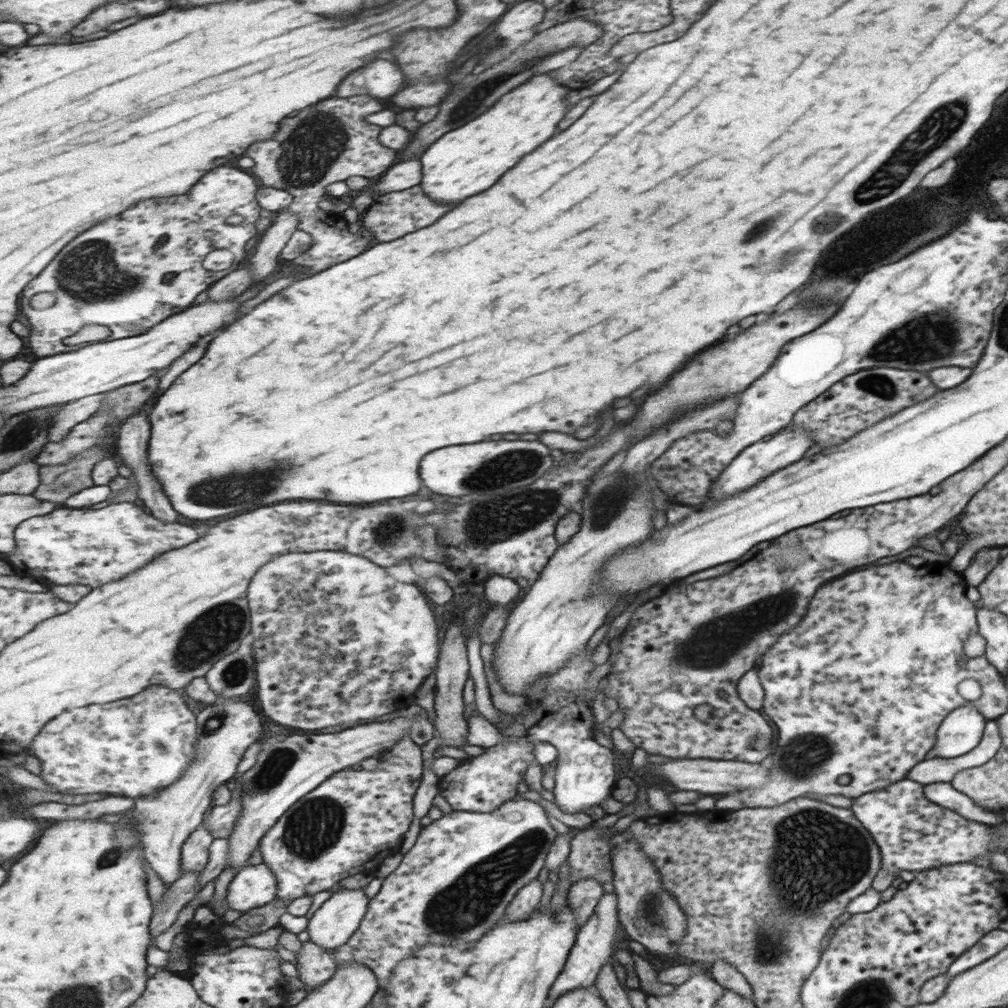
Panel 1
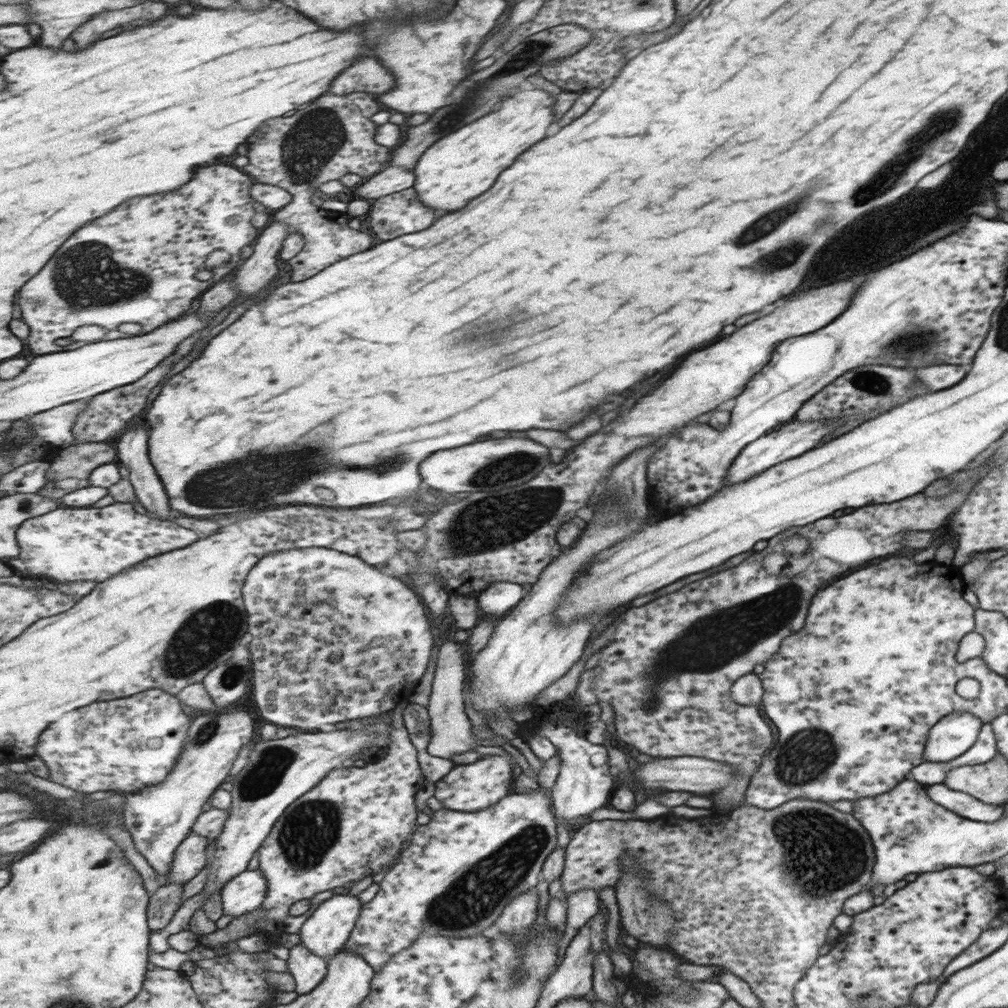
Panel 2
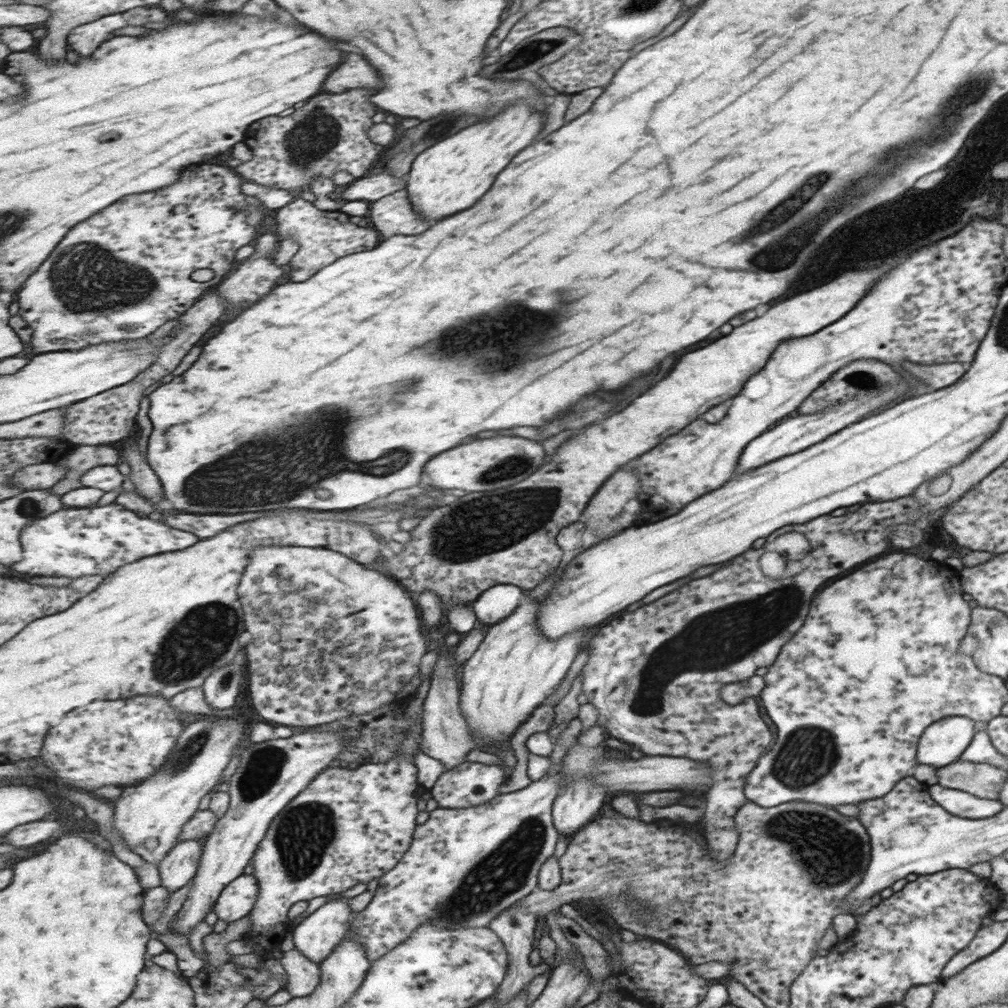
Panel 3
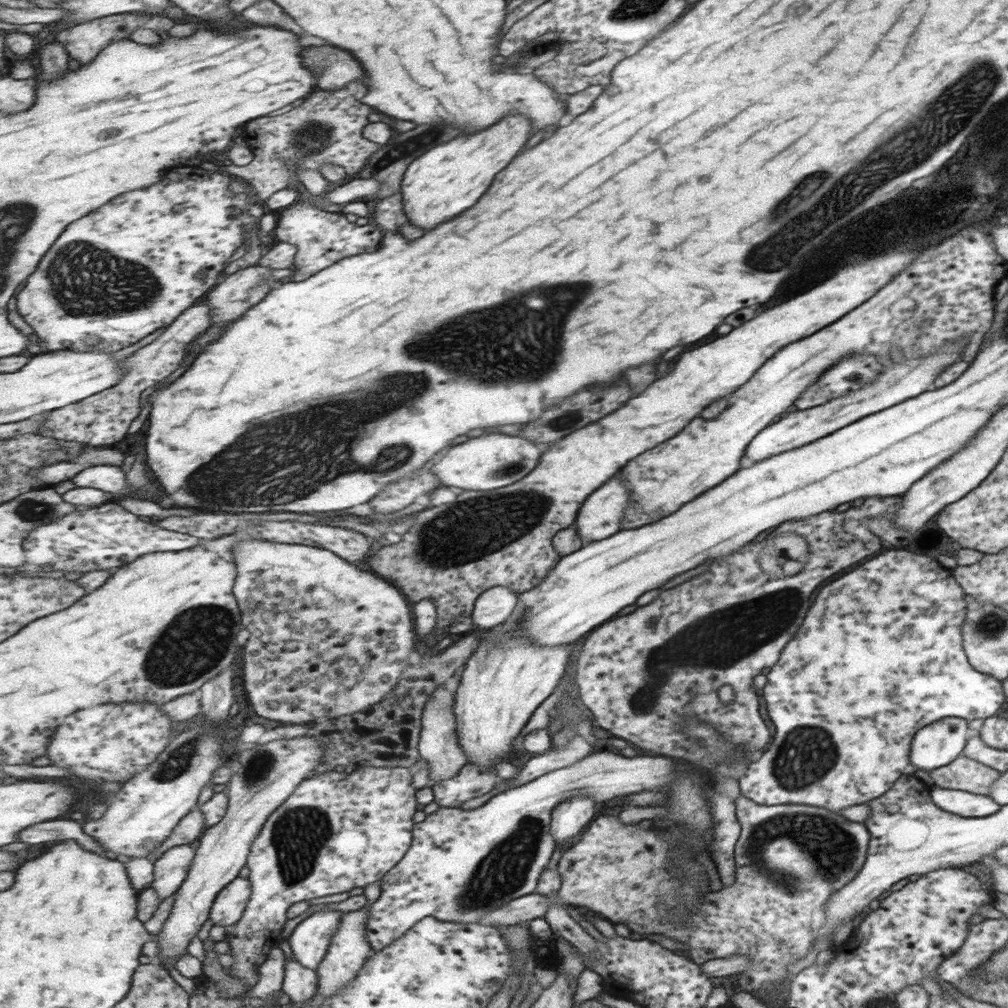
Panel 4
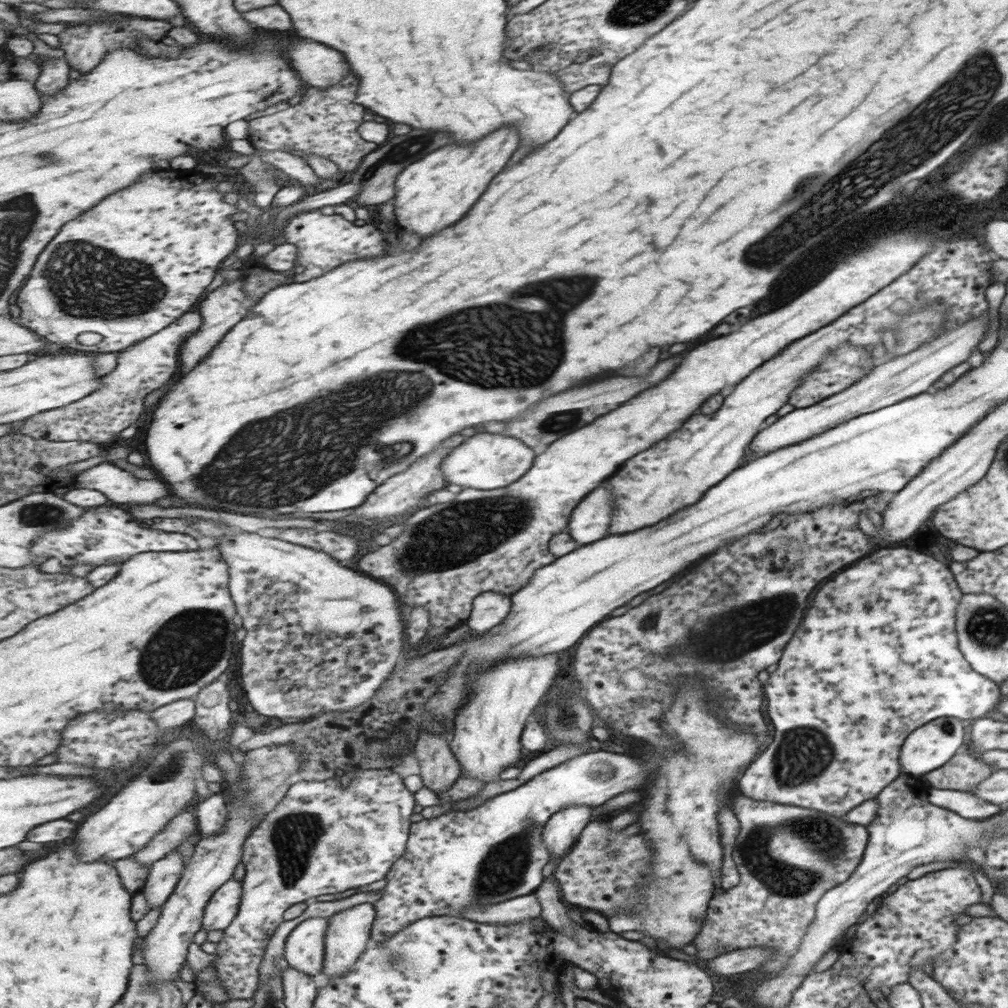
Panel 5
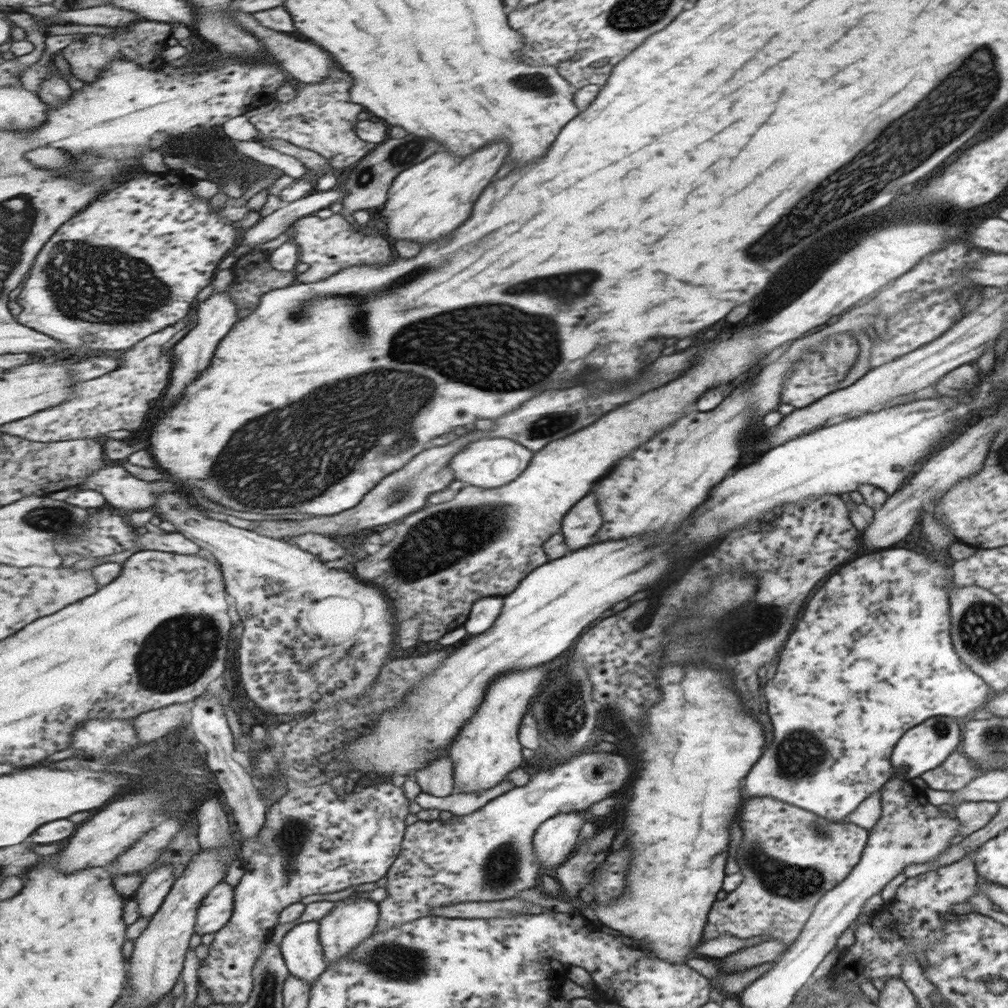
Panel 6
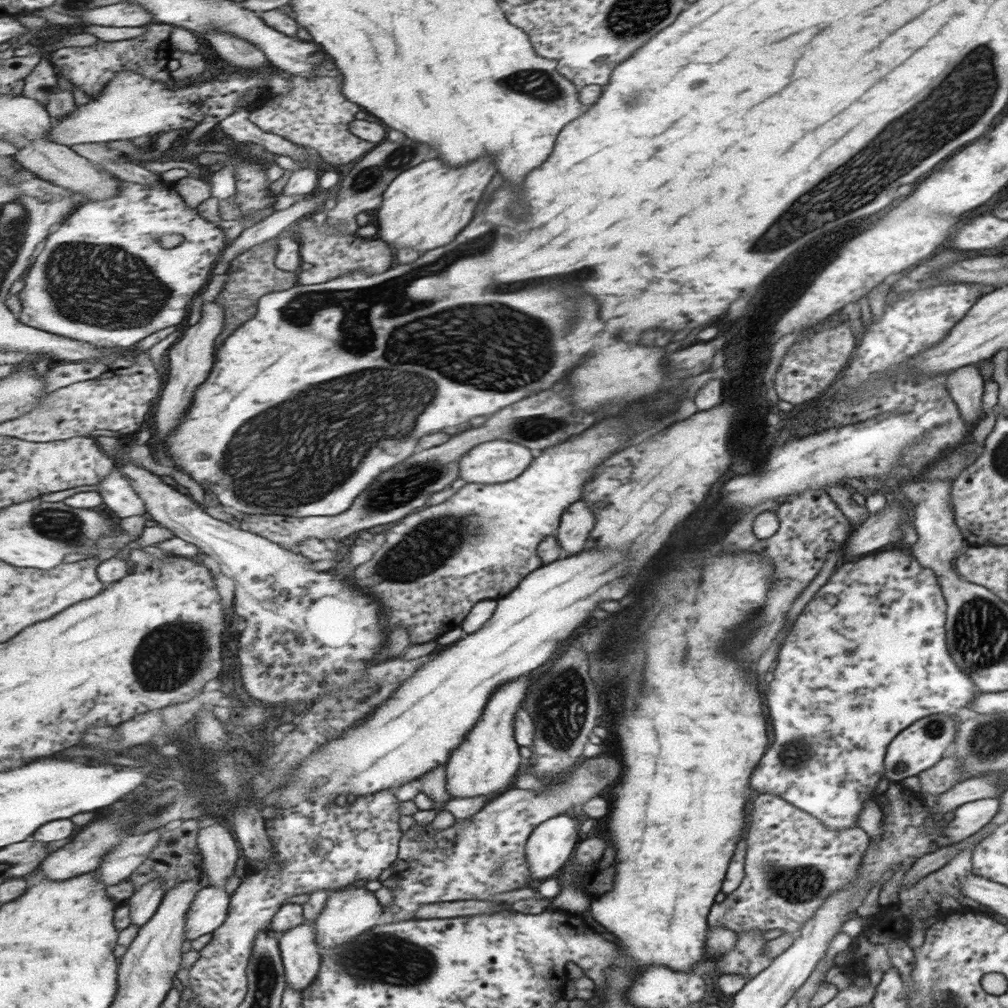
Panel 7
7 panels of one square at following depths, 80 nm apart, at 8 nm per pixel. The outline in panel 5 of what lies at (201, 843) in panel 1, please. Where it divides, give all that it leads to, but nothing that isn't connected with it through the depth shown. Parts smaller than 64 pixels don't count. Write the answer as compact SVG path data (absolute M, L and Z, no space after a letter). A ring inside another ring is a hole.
M179 849L169 852L165 858L151 865L149 878L142 893L147 896L151 910L163 907L182 879L186 860Z

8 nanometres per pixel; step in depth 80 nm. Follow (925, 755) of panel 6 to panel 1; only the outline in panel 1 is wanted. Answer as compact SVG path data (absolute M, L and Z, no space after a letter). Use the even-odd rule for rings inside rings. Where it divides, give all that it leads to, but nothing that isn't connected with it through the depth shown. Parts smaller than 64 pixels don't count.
M963 705L950 712L938 726L939 738L934 742L931 758L948 759L966 756L971 749L977 748L978 742L982 740L986 721L986 718L973 705Z

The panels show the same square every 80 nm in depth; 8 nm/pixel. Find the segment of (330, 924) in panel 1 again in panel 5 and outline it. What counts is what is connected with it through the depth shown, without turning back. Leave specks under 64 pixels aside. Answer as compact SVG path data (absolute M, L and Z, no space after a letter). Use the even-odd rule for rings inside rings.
M309 918L293 929L286 939L289 965L311 976L321 974L326 964L326 936L329 918Z

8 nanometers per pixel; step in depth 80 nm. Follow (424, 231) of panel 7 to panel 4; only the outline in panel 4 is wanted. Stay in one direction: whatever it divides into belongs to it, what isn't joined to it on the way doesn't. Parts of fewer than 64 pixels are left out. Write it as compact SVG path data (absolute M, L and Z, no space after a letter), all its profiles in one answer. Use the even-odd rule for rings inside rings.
M515 114L511 118L503 118L503 122L475 132L467 136L459 136L451 142L439 144L421 158L417 158L403 180L403 200L405 212L415 226L435 228L441 222L459 216L461 212L473 208L479 198L489 190L495 176L509 166L511 160L521 152L521 148L529 142L534 130L534 122L529 118Z

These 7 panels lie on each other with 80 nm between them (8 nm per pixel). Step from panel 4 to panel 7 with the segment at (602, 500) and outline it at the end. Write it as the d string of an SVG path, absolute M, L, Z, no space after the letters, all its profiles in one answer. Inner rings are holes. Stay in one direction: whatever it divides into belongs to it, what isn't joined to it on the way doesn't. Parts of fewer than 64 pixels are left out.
M577 501L563 513L557 540L567 557L578 555L586 550L587 540L595 528L593 512L587 501Z

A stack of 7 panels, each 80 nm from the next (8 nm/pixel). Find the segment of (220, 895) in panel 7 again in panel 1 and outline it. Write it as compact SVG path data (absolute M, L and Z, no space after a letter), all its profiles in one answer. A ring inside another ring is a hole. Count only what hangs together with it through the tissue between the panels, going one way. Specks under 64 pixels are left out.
M263 862L247 865L237 872L229 884L226 902L231 910L246 913L273 902L278 893L278 878L270 866Z

